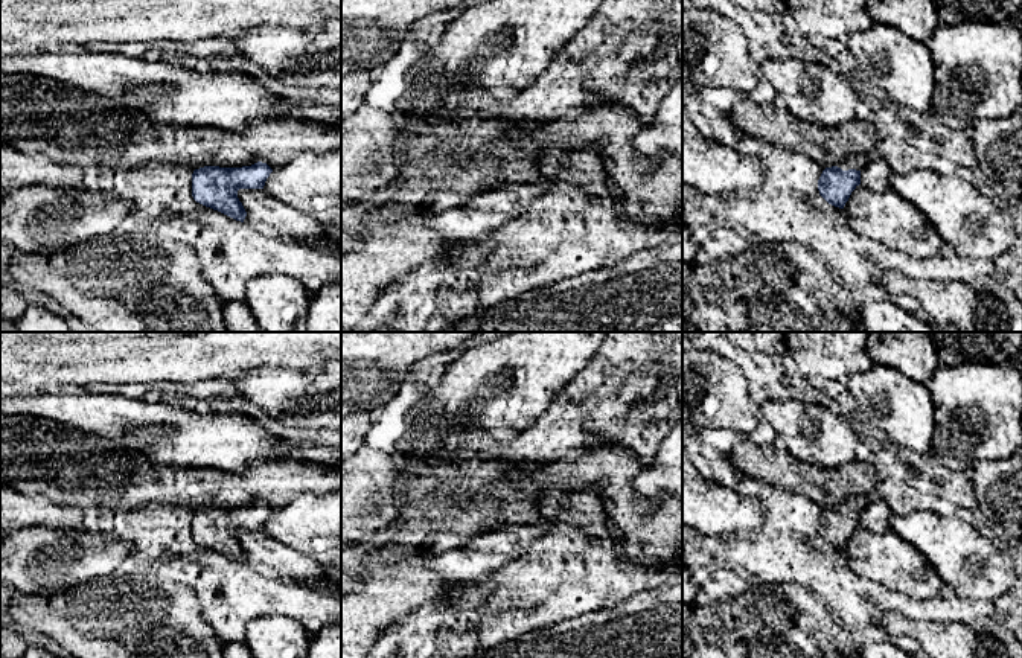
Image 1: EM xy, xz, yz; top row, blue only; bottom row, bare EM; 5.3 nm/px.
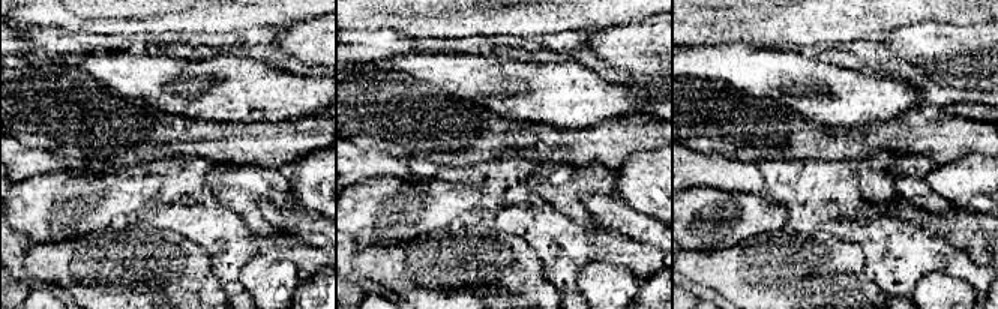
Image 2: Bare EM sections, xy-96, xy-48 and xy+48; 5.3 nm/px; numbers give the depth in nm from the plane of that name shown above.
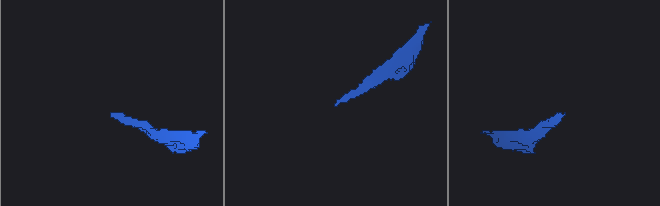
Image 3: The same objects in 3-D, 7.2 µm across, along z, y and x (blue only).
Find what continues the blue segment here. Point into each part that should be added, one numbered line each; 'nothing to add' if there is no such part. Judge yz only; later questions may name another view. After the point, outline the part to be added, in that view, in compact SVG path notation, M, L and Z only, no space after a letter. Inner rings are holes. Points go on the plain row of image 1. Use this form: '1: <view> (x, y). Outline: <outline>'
1: yz (859, 503). Outline: M851 495L844 501L844 504L839 509L842 512L848 510L864 512L871 504L873 500L874 497Z

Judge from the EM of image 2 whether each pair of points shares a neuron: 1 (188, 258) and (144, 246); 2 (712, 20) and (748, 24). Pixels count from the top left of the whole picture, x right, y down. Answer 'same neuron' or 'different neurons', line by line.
1: same neuron
2: same neuron

